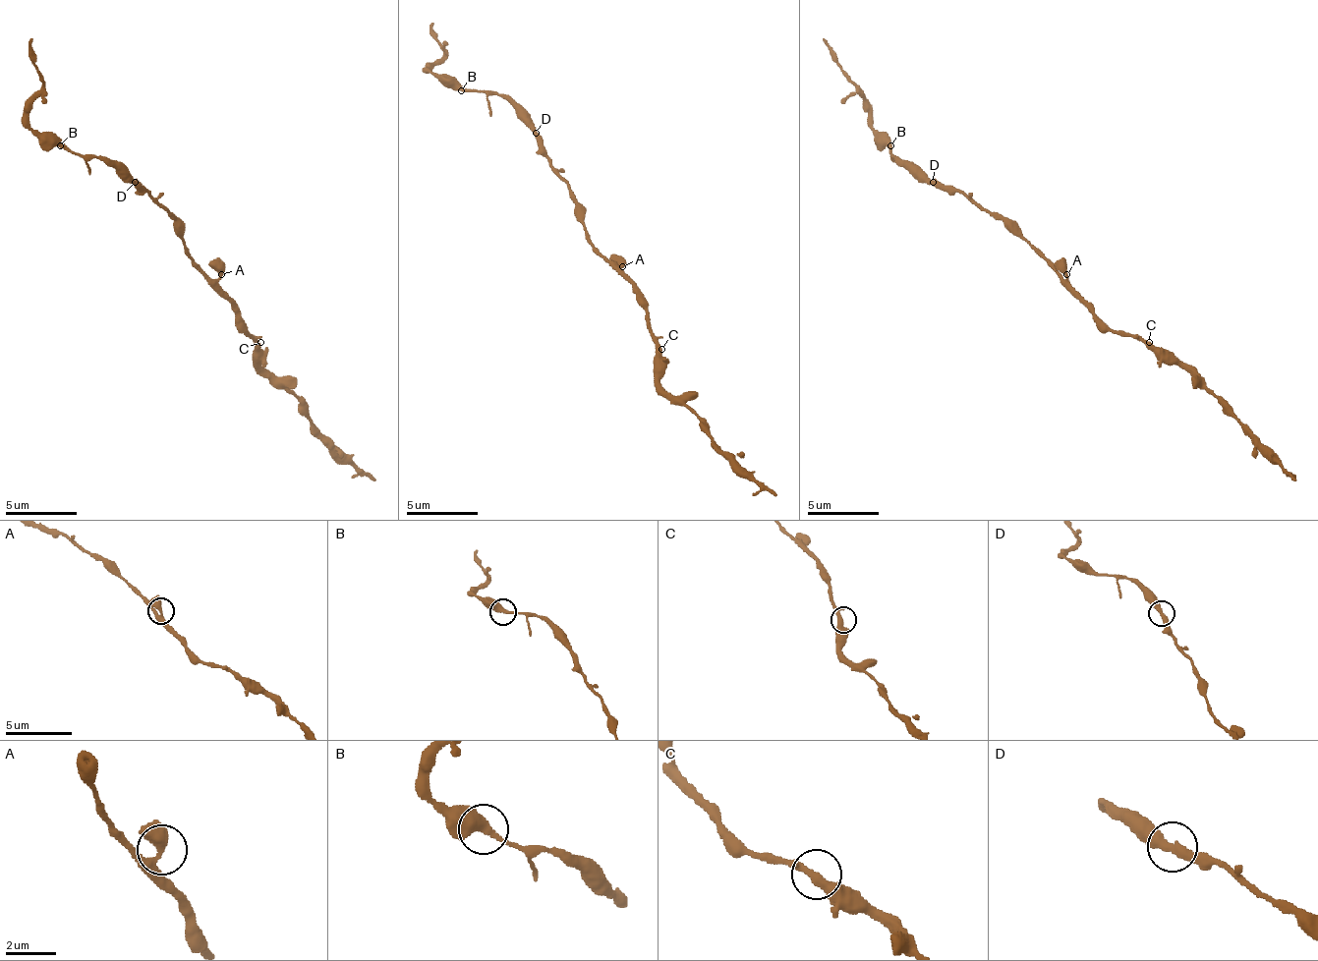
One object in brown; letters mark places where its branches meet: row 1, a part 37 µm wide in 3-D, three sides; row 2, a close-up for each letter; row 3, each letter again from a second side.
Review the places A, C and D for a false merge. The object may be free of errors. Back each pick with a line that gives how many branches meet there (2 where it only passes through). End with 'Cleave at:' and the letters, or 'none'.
Cleave at: none

